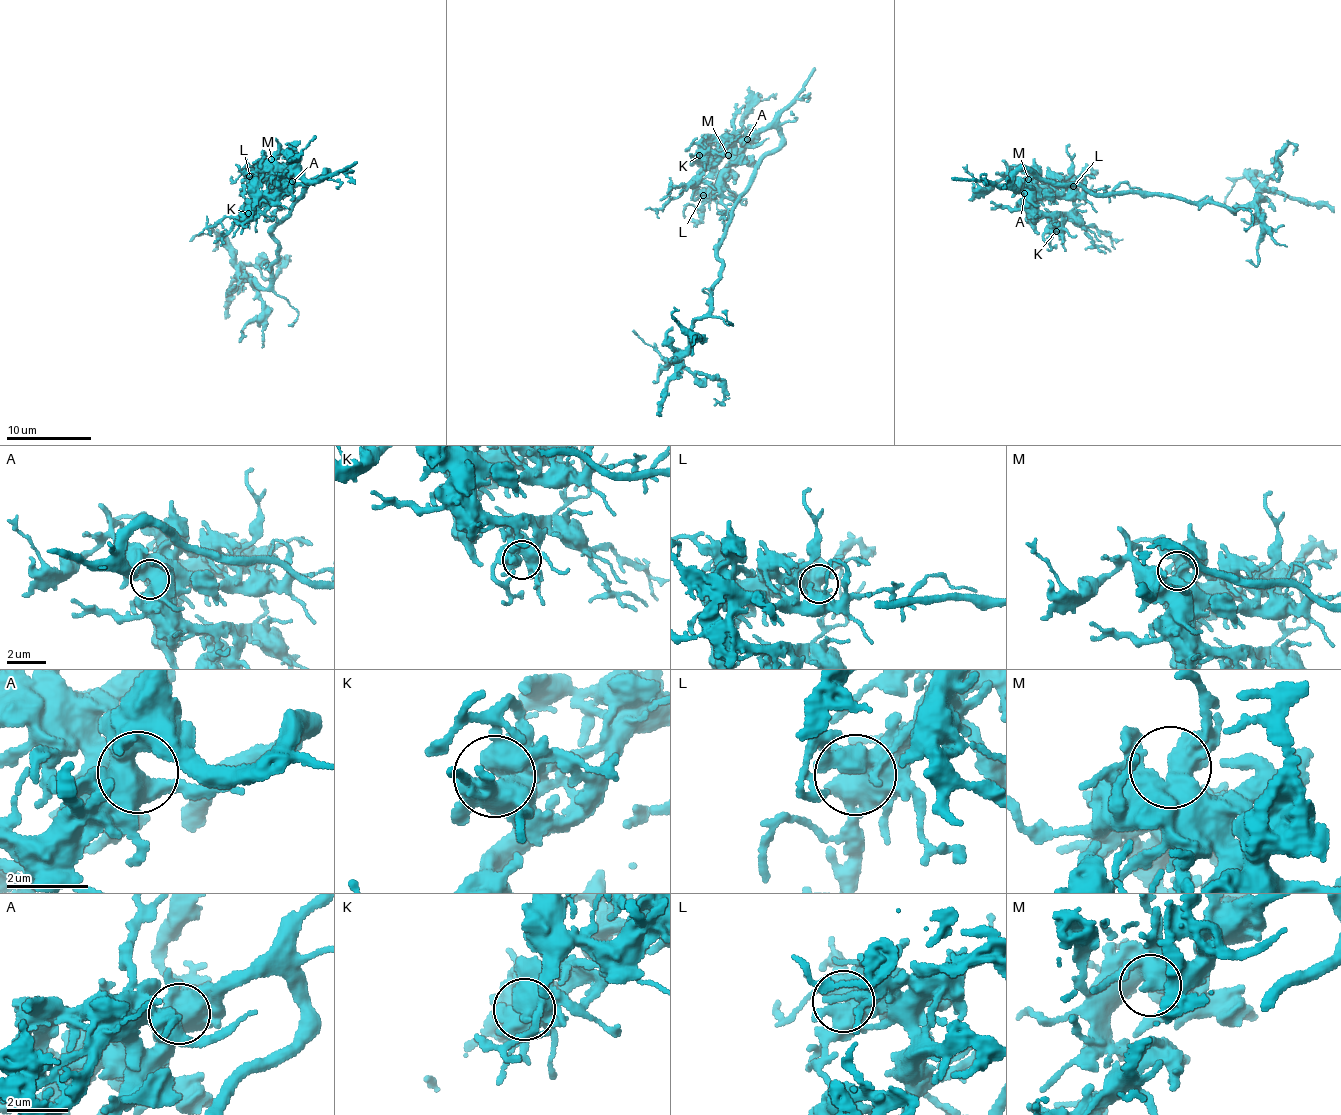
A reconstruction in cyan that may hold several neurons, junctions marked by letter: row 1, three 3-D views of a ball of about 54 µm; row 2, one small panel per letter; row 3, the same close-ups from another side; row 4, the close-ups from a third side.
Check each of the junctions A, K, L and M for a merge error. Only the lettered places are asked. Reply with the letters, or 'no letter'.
no letter

